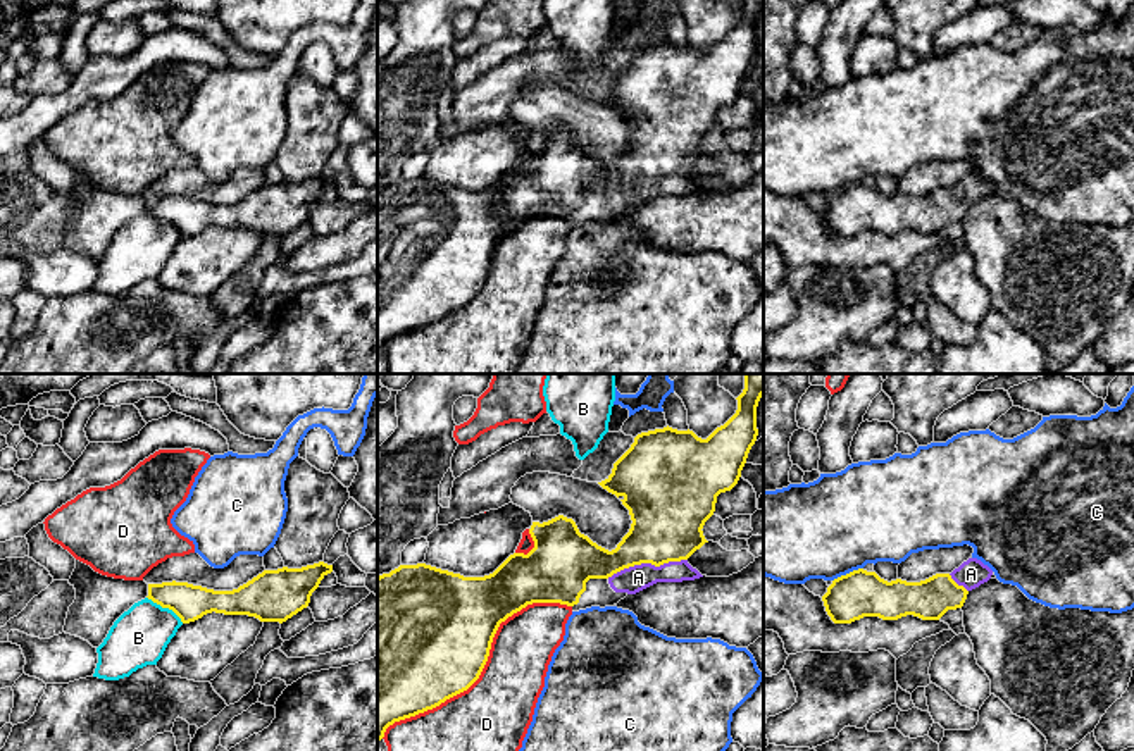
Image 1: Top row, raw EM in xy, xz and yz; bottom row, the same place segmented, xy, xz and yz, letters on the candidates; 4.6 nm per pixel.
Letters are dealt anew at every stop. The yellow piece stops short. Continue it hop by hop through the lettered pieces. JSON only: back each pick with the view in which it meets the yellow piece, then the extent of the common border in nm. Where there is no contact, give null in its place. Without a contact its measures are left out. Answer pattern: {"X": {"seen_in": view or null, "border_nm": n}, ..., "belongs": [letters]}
{"A": {"seen_in": "xz", "border_nm": 380}, "belongs": ["A"]}

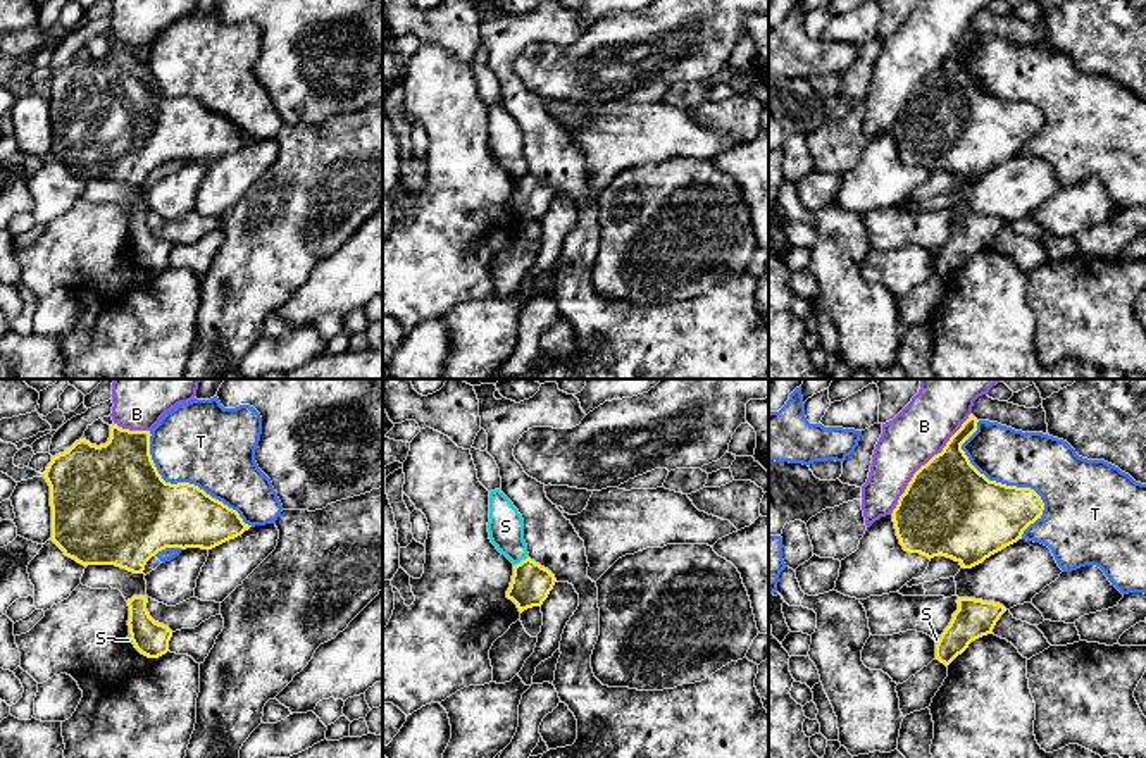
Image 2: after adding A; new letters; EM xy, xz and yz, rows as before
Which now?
{"belongs": []}

